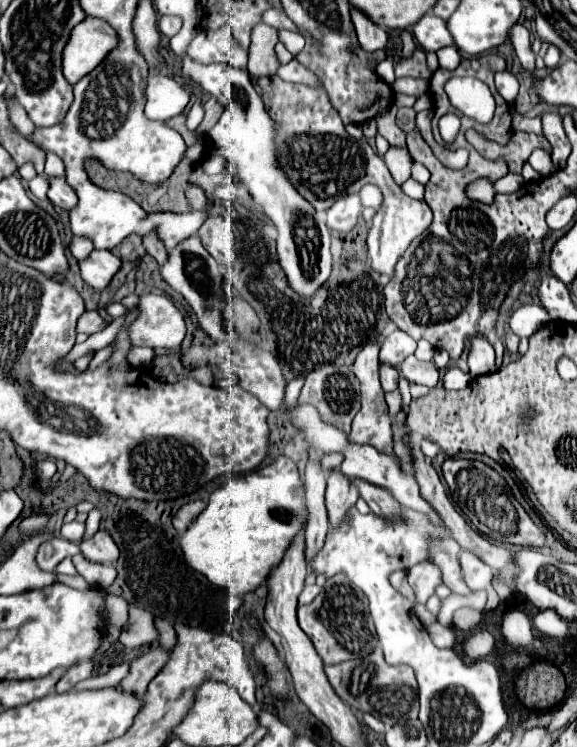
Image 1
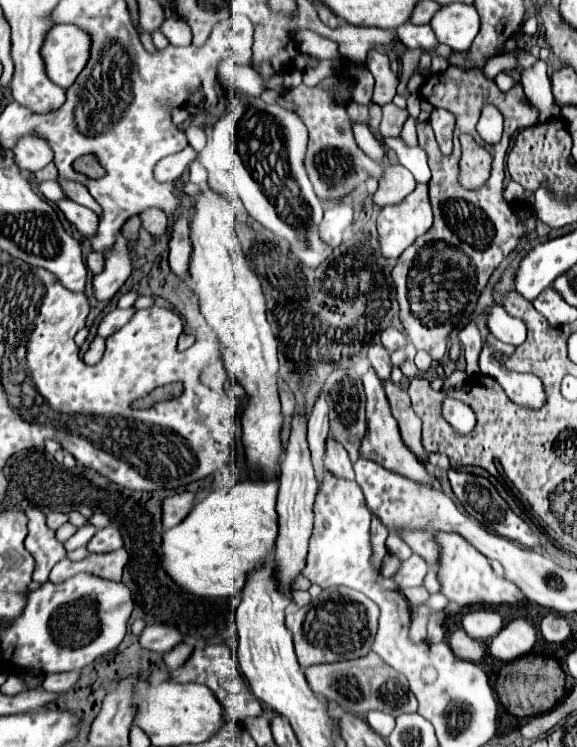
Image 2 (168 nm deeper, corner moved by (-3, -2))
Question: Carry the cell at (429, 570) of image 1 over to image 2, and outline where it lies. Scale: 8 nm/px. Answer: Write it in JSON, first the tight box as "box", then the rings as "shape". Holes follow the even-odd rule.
{"box":[395,554,429,588],"shape":[[[413,554],[413,556],[409,556],[407,560],[401,562],[401,568],[399,568],[397,576],[395,576],[395,582],[397,582],[399,588],[423,586],[423,578],[425,578],[427,570],[429,570],[427,562],[421,556]]]}

